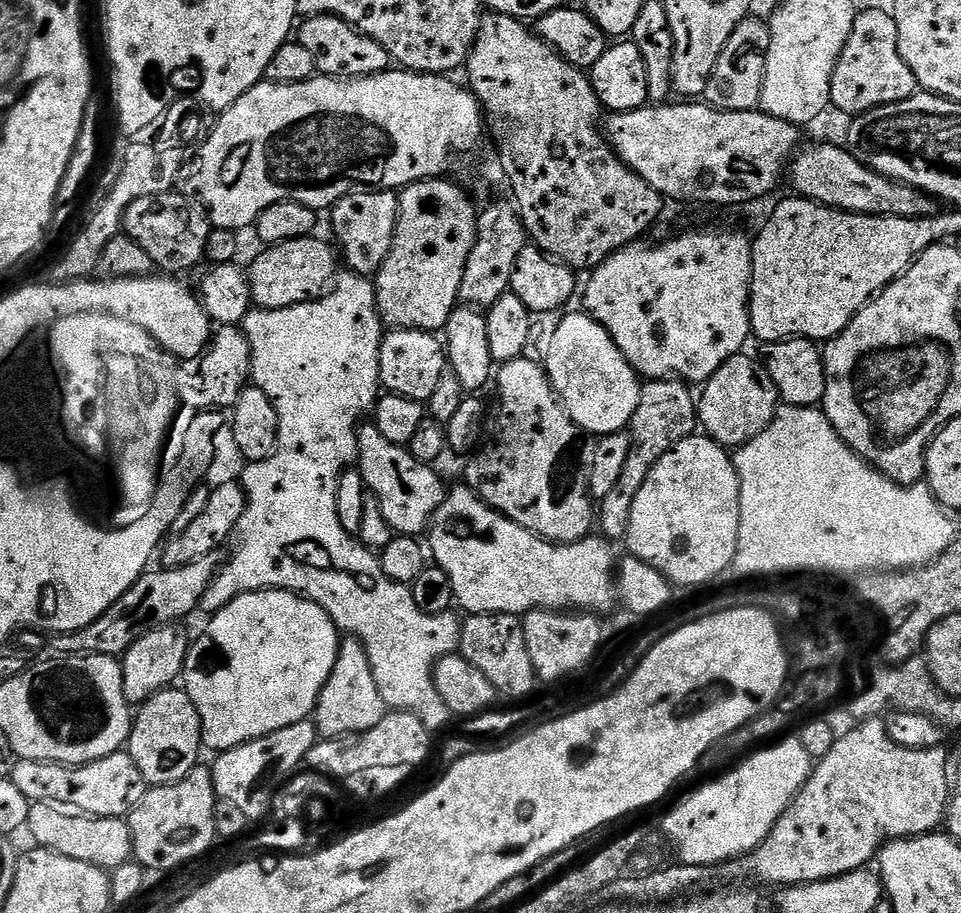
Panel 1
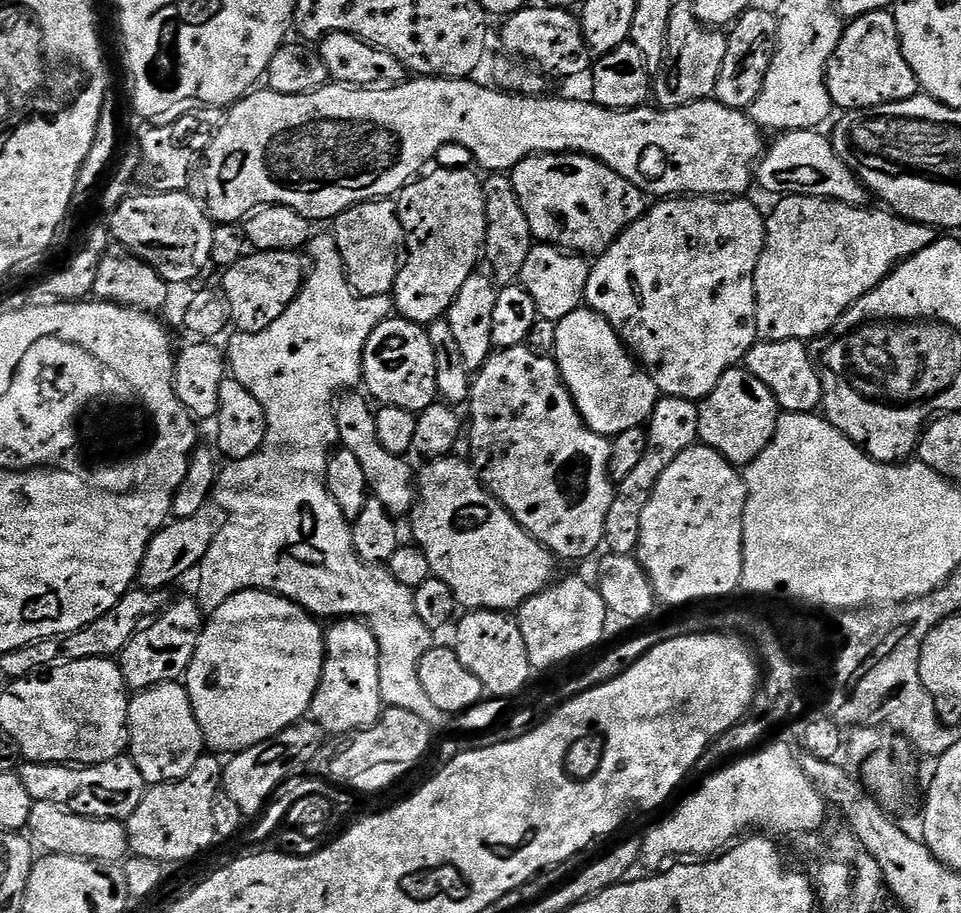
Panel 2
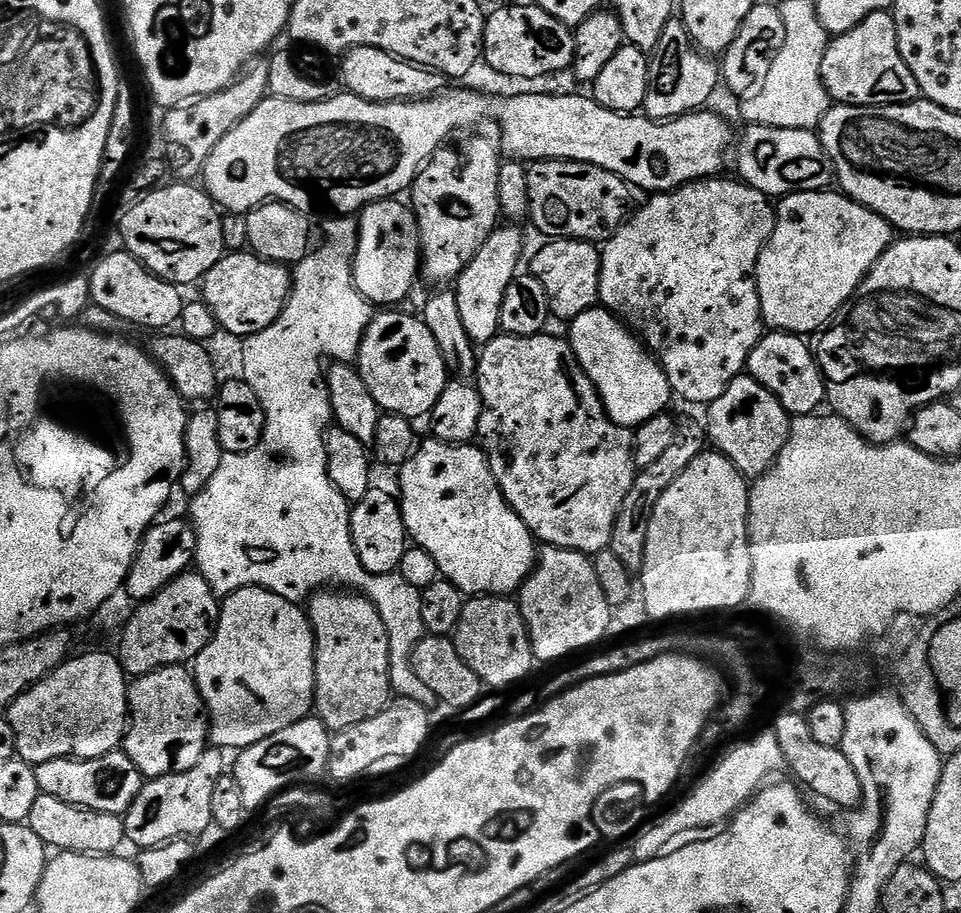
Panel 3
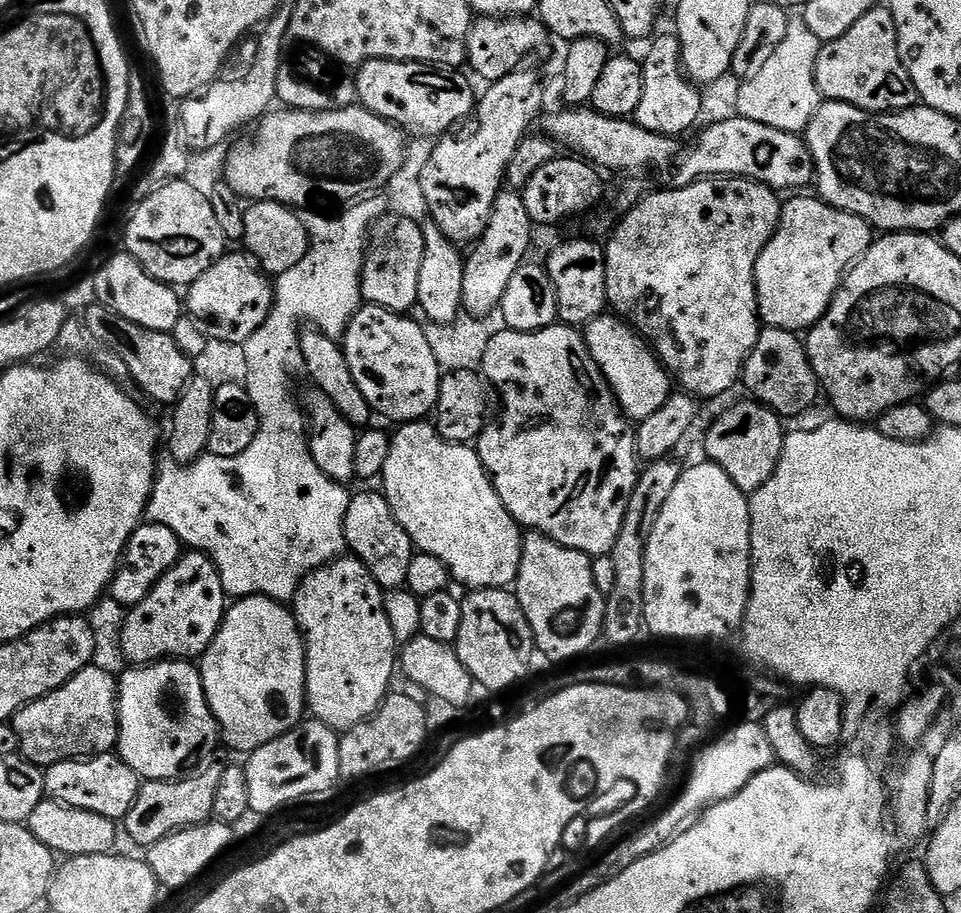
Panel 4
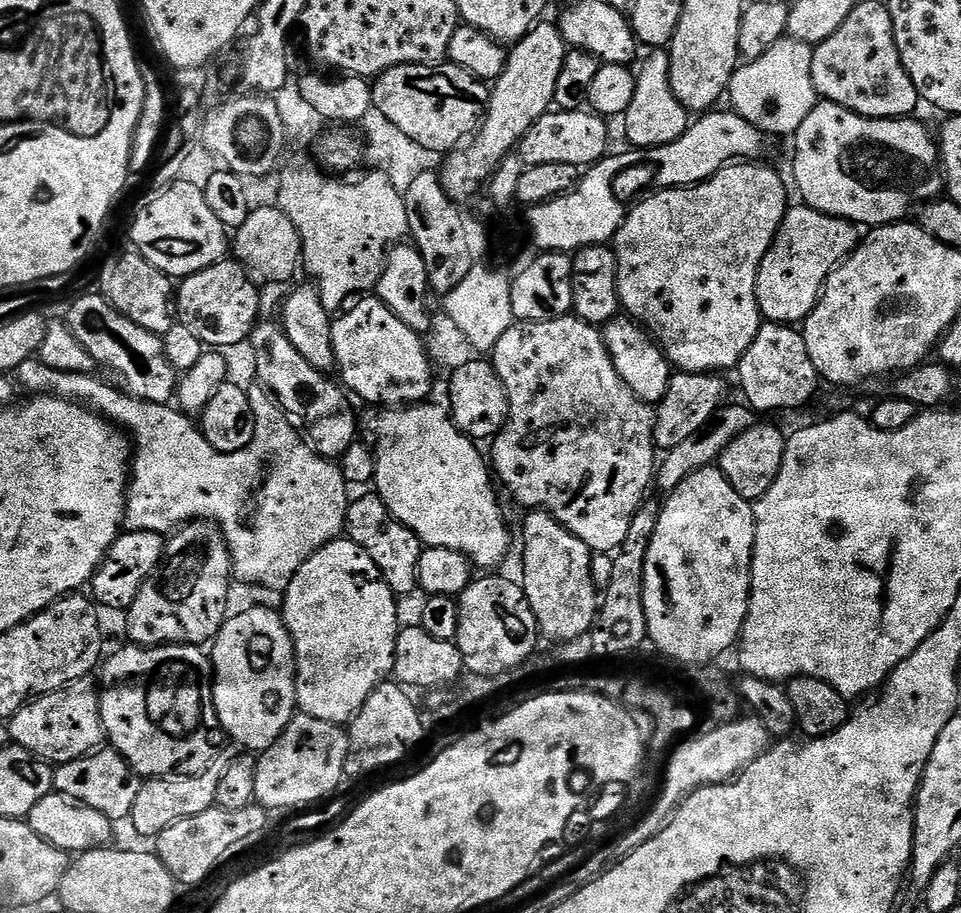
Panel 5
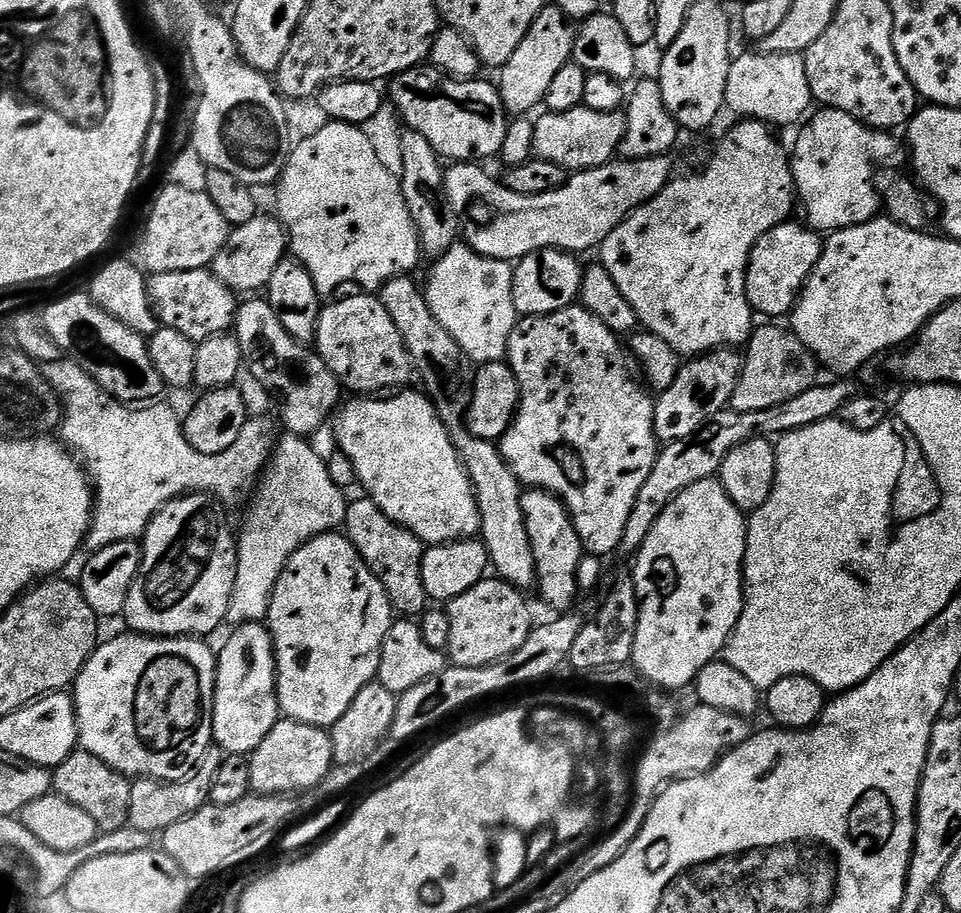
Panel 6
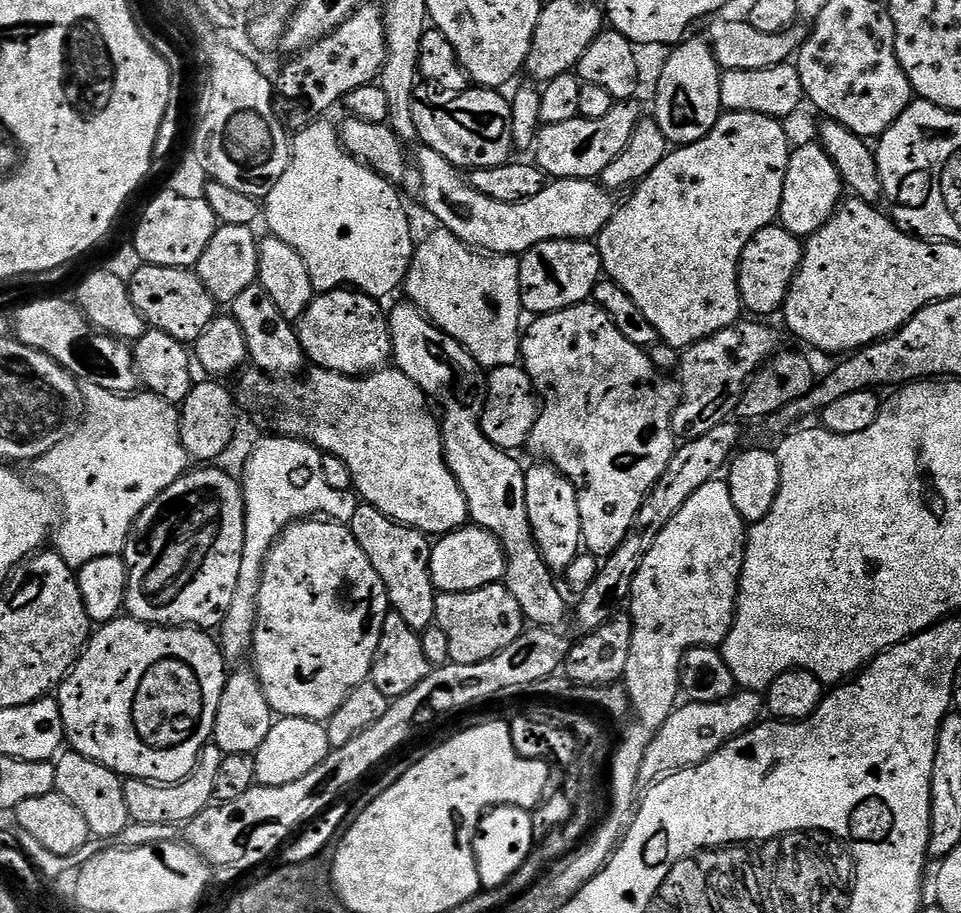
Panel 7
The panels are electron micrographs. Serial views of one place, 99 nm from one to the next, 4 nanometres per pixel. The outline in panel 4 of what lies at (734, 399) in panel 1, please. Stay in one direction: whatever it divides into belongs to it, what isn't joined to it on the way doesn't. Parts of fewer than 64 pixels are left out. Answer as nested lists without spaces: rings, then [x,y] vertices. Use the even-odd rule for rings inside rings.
[[[744,398],[741,404],[736,404],[733,408],[726,409],[709,426],[708,437],[704,440],[704,452],[708,455],[705,457],[711,463],[722,466],[722,470],[726,470],[726,474],[730,474],[734,486],[738,486],[745,494],[754,493],[766,483],[778,466],[786,435],[786,427],[784,428],[783,423],[785,424],[785,421],[777,413],[773,412],[771,408],[767,408],[765,404],[761,404],[759,400]]]

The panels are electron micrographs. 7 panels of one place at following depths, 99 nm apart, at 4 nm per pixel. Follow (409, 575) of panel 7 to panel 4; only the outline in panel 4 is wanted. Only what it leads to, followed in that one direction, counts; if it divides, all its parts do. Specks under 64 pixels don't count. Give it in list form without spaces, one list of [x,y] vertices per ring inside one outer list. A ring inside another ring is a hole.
[[[383,491],[360,492],[348,501],[346,518],[344,519],[344,543],[347,551],[361,560],[370,570],[374,582],[378,582],[385,590],[400,590],[406,585],[406,570],[410,570],[410,562],[414,555],[412,539],[406,530],[394,518],[394,510],[390,510],[390,502]]]

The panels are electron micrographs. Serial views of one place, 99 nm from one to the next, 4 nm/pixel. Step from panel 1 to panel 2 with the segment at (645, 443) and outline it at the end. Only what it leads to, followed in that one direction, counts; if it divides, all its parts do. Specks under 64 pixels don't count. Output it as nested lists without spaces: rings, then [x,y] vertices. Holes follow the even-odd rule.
[[[661,395],[653,408],[651,416],[646,421],[648,445],[646,454],[626,478],[616,484],[614,502],[610,502],[610,514],[606,514],[606,530],[604,544],[608,552],[630,556],[635,553],[638,538],[642,534],[642,510],[646,510],[646,502],[650,502],[650,494],[654,494],[654,486],[658,486],[658,478],[666,471],[666,466],[682,454],[682,450],[697,443],[700,431],[698,430],[698,414],[700,409],[697,401],[687,400],[681,396]]]

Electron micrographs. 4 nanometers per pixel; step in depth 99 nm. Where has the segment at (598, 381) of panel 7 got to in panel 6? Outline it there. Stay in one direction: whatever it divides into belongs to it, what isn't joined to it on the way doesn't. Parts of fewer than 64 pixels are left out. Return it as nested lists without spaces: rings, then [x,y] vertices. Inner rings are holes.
[[[582,306],[563,308],[549,316],[525,316],[517,319],[514,330],[510,334],[506,363],[516,375],[516,381],[520,387],[520,403],[516,409],[516,416],[512,419],[512,425],[508,427],[508,432],[498,441],[499,450],[504,456],[505,462],[520,479],[521,485],[528,490],[542,488],[546,492],[553,492],[572,515],[572,524],[580,536],[580,543],[584,545],[585,553],[601,558],[607,557],[607,552],[615,553],[619,549],[626,530],[626,518],[630,518],[630,510],[634,510],[638,490],[642,490],[642,482],[646,482],[646,478],[650,478],[650,470],[658,455],[658,441],[654,430],[656,405],[653,397],[648,397],[636,385],[636,380],[632,377],[632,368],[628,365],[629,353],[624,344],[620,345],[620,340],[621,337],[617,333],[611,332],[606,326],[606,322],[594,318],[594,314],[590,314],[590,310],[586,310]]]

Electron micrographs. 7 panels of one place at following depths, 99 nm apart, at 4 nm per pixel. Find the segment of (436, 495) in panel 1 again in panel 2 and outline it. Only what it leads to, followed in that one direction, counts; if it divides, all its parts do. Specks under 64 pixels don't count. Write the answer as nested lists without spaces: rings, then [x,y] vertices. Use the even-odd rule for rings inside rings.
[[[349,390],[335,401],[334,411],[336,425],[340,435],[339,443],[349,448],[362,462],[362,471],[366,473],[368,491],[393,516],[400,518],[402,514],[411,513],[416,507],[418,499],[418,476],[407,463],[405,457],[390,454],[382,442],[378,442],[378,426],[376,425],[376,412],[371,399],[363,391]]]

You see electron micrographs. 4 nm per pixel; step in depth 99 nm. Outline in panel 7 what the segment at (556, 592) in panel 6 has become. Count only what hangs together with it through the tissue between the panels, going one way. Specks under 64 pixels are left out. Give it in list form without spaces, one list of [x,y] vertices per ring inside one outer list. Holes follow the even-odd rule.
[[[536,462],[536,465],[525,471],[526,478],[526,514],[530,518],[532,536],[538,550],[553,573],[567,573],[570,562],[581,555],[582,522],[578,514],[578,494],[576,488],[560,471],[547,462]]]

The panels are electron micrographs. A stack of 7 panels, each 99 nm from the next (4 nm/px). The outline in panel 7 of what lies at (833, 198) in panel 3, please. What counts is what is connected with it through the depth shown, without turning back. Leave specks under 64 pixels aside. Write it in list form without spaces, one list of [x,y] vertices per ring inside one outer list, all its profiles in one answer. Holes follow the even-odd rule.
[[[769,226],[758,230],[754,238],[742,250],[740,259],[740,302],[749,313],[760,318],[768,318],[771,312],[779,313],[784,307],[784,300],[792,280],[800,271],[804,257],[804,244],[801,237],[790,234],[783,226]]]

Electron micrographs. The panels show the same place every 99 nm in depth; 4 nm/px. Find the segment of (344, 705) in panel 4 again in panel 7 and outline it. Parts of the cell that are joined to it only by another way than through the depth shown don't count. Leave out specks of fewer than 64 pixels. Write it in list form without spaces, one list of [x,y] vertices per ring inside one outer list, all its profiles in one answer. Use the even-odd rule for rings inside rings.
[[[327,518],[301,519],[289,525],[270,549],[264,562],[261,590],[257,596],[255,628],[250,653],[251,659],[256,659],[256,665],[254,665],[256,678],[266,694],[268,705],[272,707],[273,713],[277,717],[297,716],[298,718],[327,722],[334,714],[334,710],[338,710],[338,706],[342,706],[345,698],[371,677],[374,654],[378,650],[378,638],[382,638],[382,626],[386,622],[389,611],[386,586],[382,582],[382,578],[378,578],[378,570],[374,570],[374,566],[370,566],[370,558],[366,558],[366,554],[362,554],[362,546],[358,546],[351,527],[335,523]]]

